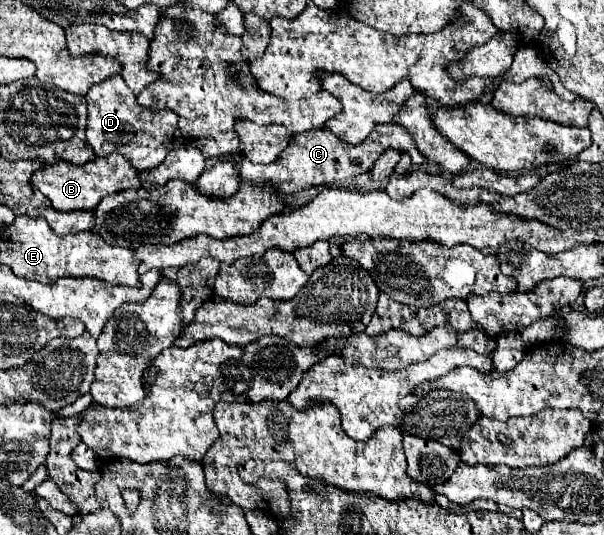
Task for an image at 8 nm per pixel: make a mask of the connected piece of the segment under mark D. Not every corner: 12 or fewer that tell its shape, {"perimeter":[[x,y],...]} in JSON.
{"perimeter":[[120,74],[86,94],[86,140],[136,170],[182,144],[178,114],[136,104]]}

